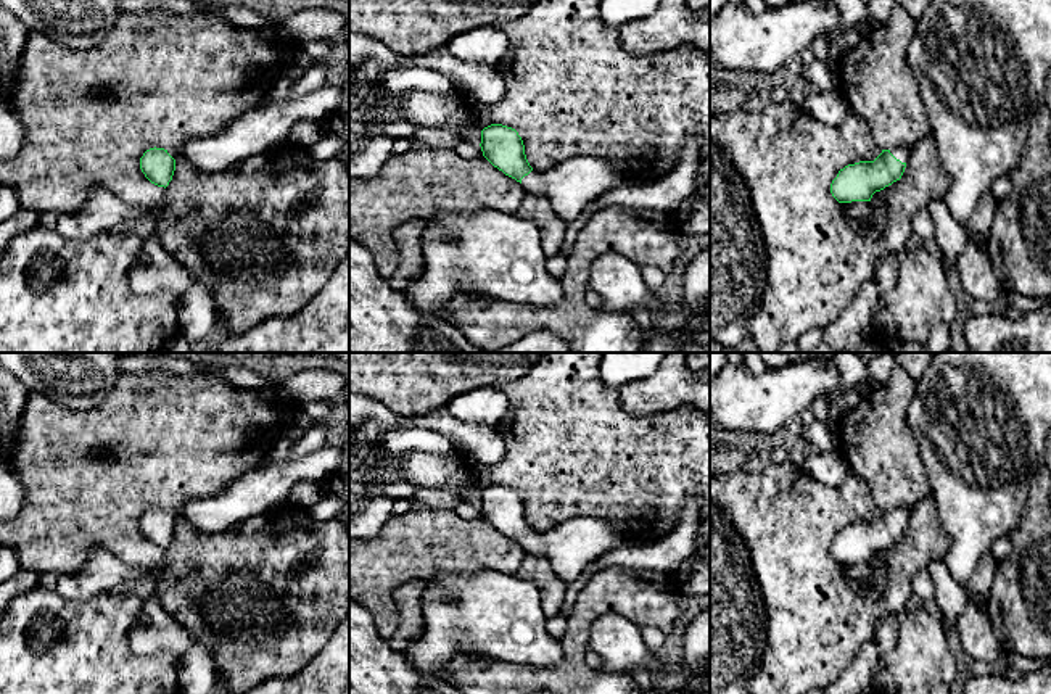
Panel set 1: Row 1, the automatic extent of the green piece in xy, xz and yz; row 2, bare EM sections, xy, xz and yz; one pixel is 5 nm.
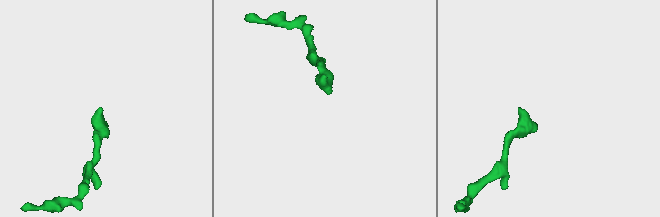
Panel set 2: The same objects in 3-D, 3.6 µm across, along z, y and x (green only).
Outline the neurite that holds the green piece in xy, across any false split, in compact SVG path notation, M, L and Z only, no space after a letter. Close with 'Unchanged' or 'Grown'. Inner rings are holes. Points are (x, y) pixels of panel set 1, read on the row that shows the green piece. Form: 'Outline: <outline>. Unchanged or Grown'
Outline: M325 85L301 98L258 105L219 134L203 140L188 140L175 148L150 148L140 158L145 177L167 187L175 171L175 159L187 158L206 172L221 172L249 159L266 158L288 147L290 129L299 121L325 121L340 105L344 87Z. Grown

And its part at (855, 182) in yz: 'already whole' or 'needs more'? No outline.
needs more

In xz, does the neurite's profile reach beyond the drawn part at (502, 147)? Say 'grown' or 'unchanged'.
grown

